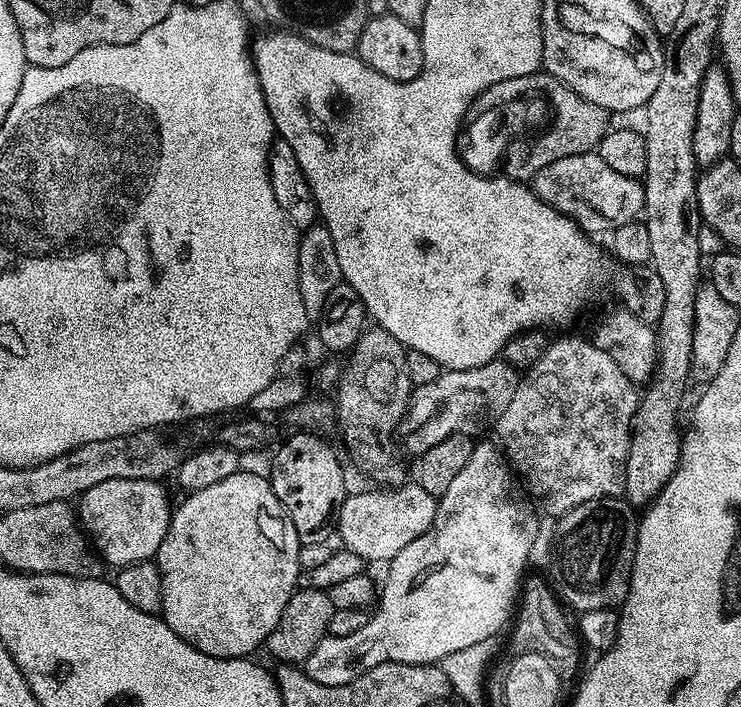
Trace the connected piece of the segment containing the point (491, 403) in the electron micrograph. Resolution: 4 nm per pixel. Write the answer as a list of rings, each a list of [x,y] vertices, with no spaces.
[[[500,358],[477,368],[441,371],[432,382],[426,382],[413,391],[408,401],[408,413],[399,427],[403,447],[419,454],[430,450],[430,446],[438,446],[438,442],[442,442],[442,438],[450,438],[450,434],[477,434],[483,428],[491,429],[502,410],[510,406],[510,398],[514,398],[520,377],[517,369]]]

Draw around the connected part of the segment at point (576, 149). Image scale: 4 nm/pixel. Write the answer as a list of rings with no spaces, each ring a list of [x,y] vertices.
[[[540,70],[518,78],[503,80],[497,87],[489,88],[487,92],[481,92],[478,97],[479,103],[484,106],[496,104],[496,100],[500,100],[500,96],[508,96],[508,88],[512,88],[512,92],[543,93],[545,101],[555,112],[552,118],[553,124],[549,126],[548,133],[545,136],[535,137],[531,141],[532,152],[528,152],[528,156],[520,156],[520,160],[512,160],[512,164],[508,164],[503,175],[507,176],[509,180],[530,182],[536,177],[538,170],[542,170],[542,166],[550,166],[550,162],[558,162],[558,158],[593,151],[599,145],[605,132],[609,131],[608,119],[610,116],[605,109],[594,106],[594,102],[586,102],[586,98],[574,94],[574,90],[570,90],[559,80],[555,80]]]

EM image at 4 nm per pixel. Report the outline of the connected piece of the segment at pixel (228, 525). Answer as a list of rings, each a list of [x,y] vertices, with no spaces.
[[[241,470],[230,474],[230,478],[222,478],[222,482],[214,482],[214,486],[206,486],[206,490],[187,493],[185,500],[175,505],[172,520],[168,523],[168,533],[162,546],[156,552],[154,563],[160,569],[162,578],[162,619],[168,623],[170,630],[178,634],[190,646],[197,648],[202,654],[222,658],[223,660],[239,660],[251,657],[256,647],[267,641],[268,635],[278,626],[278,618],[282,618],[282,610],[286,610],[286,602],[290,602],[293,592],[297,591],[301,574],[300,566],[300,539],[294,530],[294,522],[286,514],[282,502],[274,494],[271,483],[252,472]]]

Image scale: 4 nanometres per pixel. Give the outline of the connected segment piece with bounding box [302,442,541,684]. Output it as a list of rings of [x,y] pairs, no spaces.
[[[477,443],[470,462],[462,466],[446,494],[439,496],[434,522],[387,565],[388,581],[379,589],[376,613],[369,615],[362,630],[345,636],[327,635],[314,646],[314,654],[302,665],[314,682],[345,684],[386,662],[436,664],[456,650],[475,643],[483,645],[507,622],[508,615],[510,620],[522,588],[524,568],[529,567],[530,546],[541,521],[536,520],[537,509],[522,491],[503,451],[492,444]]]

